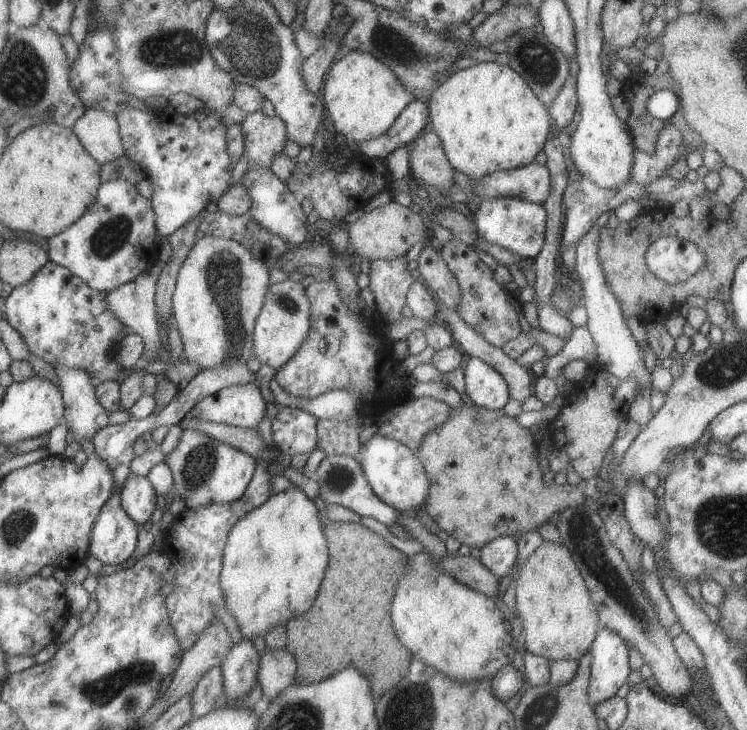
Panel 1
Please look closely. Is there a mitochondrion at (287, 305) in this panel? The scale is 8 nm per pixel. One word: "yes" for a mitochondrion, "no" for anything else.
yes

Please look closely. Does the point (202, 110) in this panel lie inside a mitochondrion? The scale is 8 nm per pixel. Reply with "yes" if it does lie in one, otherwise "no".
no

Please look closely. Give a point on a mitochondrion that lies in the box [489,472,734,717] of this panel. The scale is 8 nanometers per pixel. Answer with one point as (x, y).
(587, 548)

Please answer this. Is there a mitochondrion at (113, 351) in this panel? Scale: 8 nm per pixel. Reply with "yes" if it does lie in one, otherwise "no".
no

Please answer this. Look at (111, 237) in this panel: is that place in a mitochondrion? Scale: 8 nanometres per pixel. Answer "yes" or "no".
yes

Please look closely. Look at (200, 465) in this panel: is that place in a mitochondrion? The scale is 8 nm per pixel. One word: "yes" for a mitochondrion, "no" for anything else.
yes

